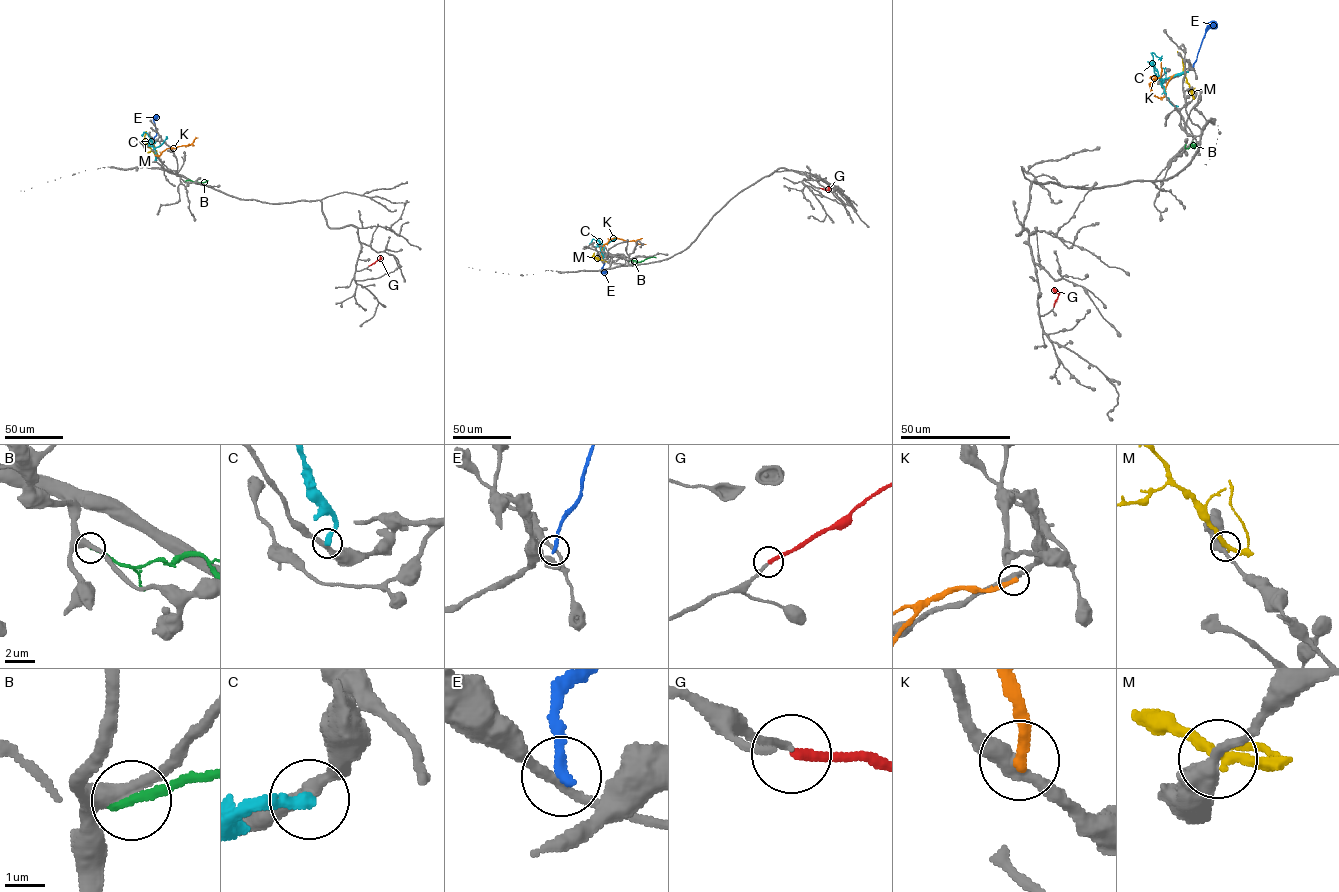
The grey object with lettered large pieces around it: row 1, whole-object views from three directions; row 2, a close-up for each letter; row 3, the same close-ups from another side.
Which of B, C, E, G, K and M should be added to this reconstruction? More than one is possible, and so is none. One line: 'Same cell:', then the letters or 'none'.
Same cell: G

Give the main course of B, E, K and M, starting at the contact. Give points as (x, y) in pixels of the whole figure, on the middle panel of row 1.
B: (629, 260), (656, 257)
E: (602, 261), (605, 273)
K: (601, 257), (603, 245), (610, 239), (646, 244)
M: (604, 261), (592, 256), (594, 253)

